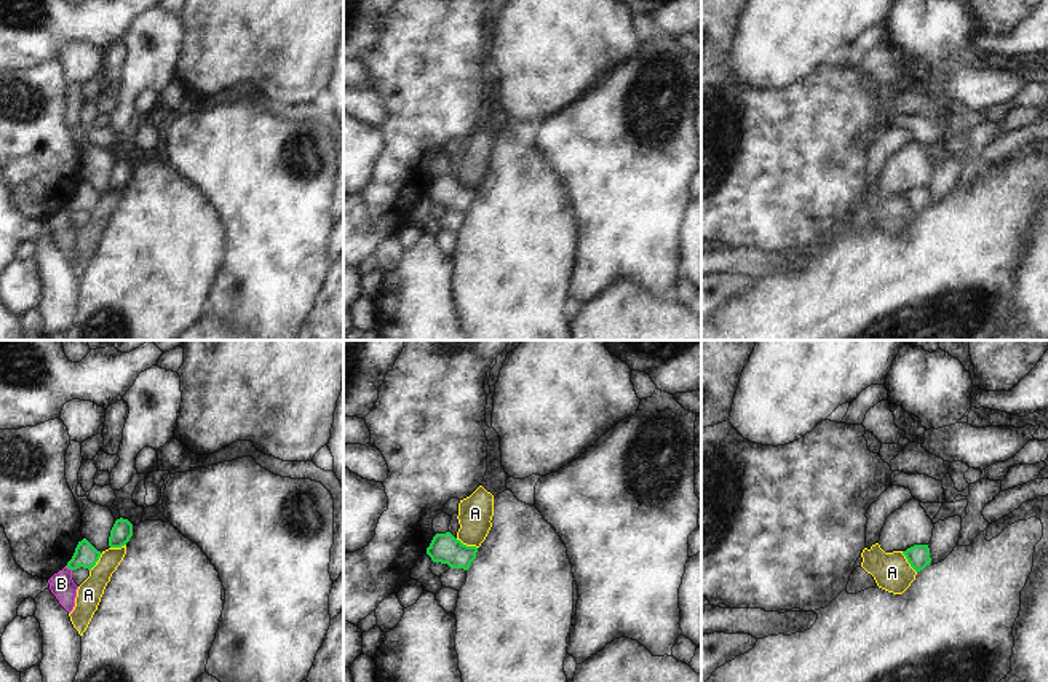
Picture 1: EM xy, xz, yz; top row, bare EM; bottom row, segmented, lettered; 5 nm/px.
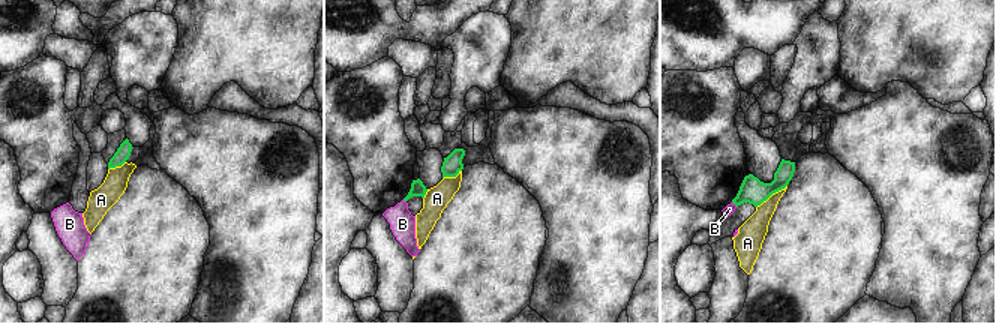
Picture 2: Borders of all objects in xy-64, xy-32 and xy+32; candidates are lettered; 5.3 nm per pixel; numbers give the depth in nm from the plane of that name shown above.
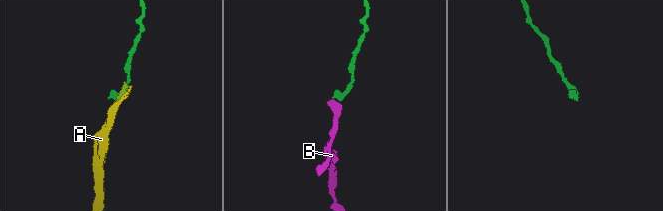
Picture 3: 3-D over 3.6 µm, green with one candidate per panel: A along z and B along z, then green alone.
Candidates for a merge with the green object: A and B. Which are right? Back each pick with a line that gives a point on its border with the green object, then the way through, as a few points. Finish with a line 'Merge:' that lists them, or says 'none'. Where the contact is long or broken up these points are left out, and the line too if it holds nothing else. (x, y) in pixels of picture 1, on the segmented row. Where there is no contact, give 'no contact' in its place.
B: xy (69, 567) | across xy (85, 555), (69, 567), (61, 583)
Merge: B

